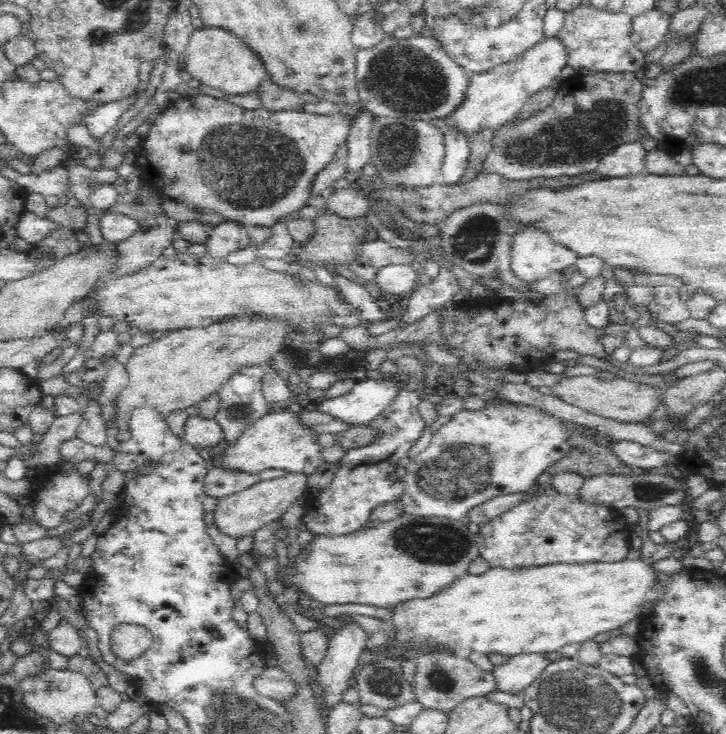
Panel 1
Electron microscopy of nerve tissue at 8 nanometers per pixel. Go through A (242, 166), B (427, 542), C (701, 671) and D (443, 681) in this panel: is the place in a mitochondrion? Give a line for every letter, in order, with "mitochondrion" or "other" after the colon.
A: mitochondrion
B: mitochondrion
C: mitochondrion
D: mitochondrion

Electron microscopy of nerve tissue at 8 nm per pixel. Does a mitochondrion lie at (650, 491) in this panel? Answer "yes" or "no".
yes

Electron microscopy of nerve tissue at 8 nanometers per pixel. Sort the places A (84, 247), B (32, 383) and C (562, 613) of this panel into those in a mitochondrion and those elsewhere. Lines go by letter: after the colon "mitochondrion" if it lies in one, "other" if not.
A: other
B: other
C: other

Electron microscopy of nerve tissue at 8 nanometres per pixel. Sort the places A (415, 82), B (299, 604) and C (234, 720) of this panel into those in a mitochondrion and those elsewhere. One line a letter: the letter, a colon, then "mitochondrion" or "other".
A: mitochondrion
B: other
C: mitochondrion

